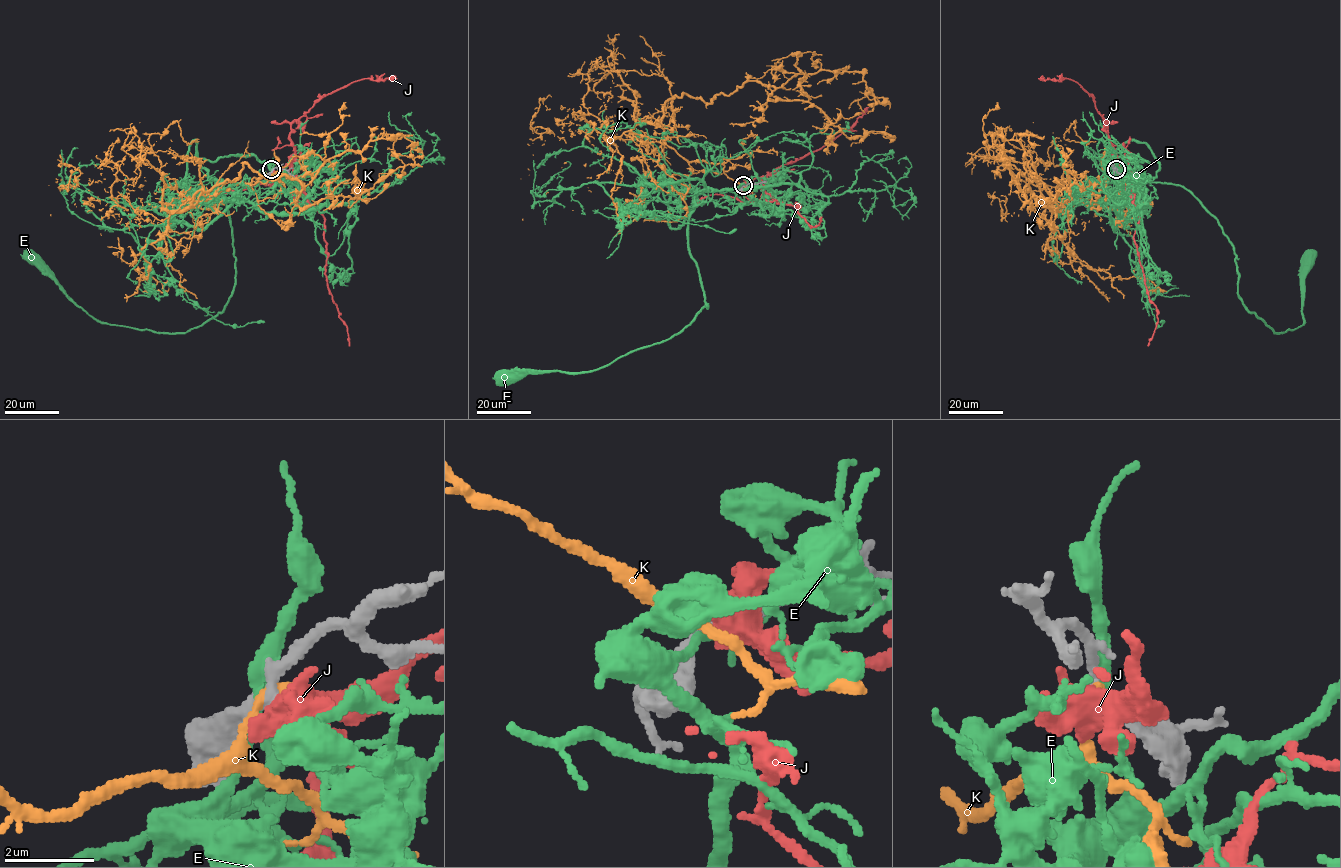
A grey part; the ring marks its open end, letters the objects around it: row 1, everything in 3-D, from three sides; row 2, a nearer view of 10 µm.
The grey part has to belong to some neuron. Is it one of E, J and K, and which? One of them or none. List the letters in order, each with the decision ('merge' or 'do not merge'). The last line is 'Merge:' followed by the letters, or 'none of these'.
E: do not merge
J: do not merge
K: do not merge
Merge: none of these

